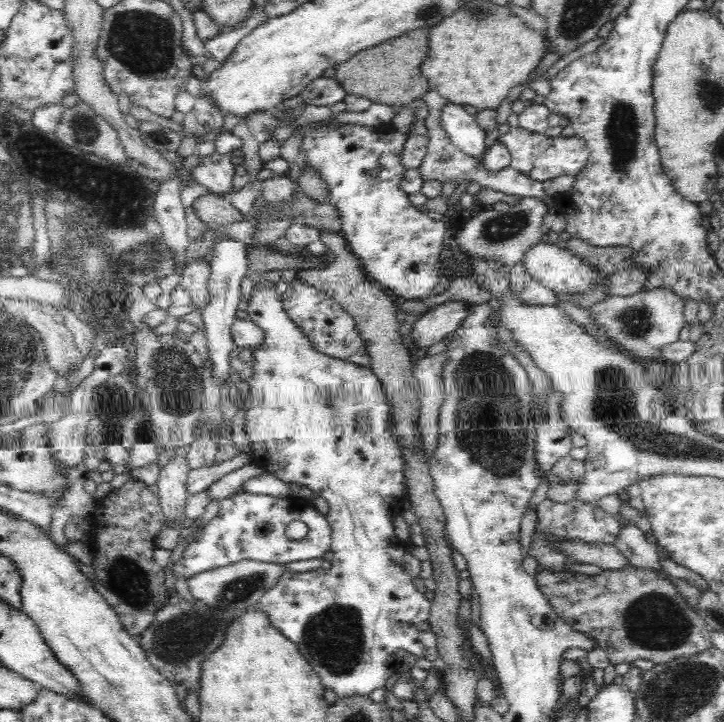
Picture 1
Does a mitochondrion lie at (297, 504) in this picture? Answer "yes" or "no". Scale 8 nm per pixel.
no

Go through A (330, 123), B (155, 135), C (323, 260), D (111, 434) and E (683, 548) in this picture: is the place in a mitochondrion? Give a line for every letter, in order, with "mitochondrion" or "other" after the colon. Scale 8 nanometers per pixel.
A: other
B: mitochondrion
C: other
D: other
E: other

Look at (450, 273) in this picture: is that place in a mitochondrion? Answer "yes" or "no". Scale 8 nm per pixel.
no

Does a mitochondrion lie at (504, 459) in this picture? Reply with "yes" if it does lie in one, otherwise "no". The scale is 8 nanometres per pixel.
yes

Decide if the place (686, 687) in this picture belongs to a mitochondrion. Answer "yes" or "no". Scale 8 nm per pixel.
yes

